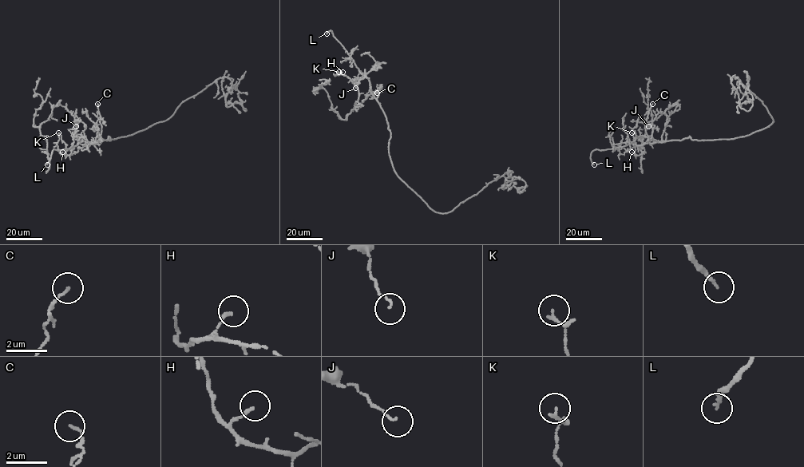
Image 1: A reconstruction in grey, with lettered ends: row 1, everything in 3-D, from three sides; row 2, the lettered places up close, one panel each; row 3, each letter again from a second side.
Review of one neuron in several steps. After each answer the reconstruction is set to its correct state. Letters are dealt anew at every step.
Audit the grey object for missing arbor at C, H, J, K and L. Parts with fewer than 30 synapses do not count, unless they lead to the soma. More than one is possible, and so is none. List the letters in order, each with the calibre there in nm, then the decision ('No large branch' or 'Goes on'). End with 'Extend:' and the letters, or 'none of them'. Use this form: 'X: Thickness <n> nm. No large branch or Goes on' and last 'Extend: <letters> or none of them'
C: Thickness 110 nm. No large branch
H: Thickness 140 nm. No large branch
J: Thickness 70 nm. No large branch
K: Thickness 140 nm. No large branch
L: Thickness 170 nm. Goes on
Extend: L

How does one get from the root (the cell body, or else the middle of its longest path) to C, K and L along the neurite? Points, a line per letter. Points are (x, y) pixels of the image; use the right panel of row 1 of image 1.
C: (710, 140), (692, 140), (690, 136), (663, 142), (655, 140), (647, 135), (644, 128), (652, 104)
K: (710, 140), (692, 140), (689, 136), (681, 140), (644, 143), (637, 146), (644, 152), (635, 156), (631, 132)
L: (710, 140), (692, 140), (689, 136), (596, 149), (590, 156), (594, 164)

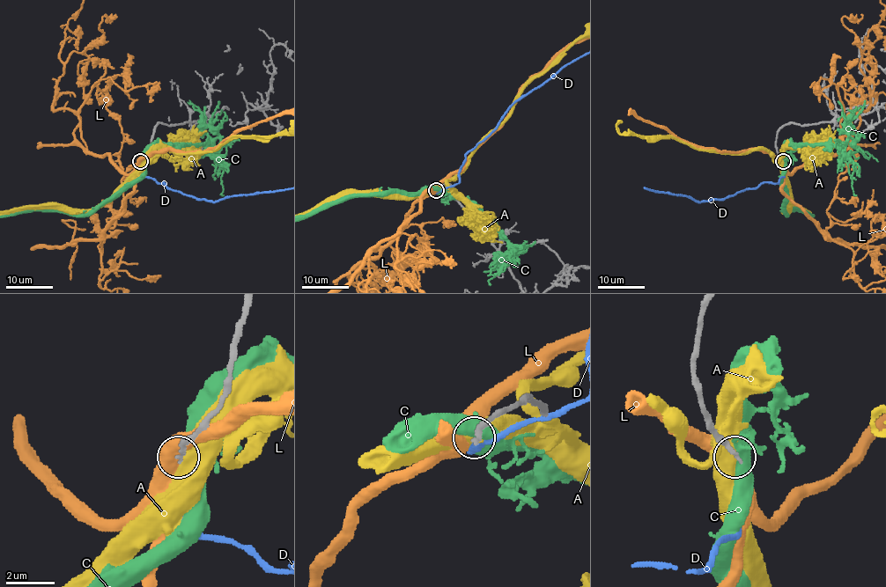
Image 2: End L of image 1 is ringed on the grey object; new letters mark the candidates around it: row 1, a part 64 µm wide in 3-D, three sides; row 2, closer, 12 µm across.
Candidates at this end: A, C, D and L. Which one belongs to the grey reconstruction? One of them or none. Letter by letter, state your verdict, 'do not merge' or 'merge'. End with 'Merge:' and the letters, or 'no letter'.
A: do not merge
C: do not merge
D: merge
L: do not merge
Merge: D

